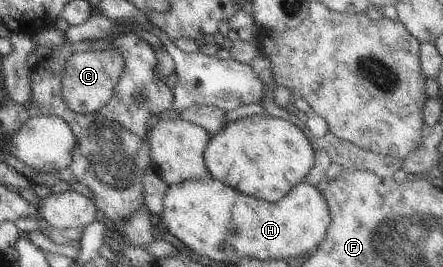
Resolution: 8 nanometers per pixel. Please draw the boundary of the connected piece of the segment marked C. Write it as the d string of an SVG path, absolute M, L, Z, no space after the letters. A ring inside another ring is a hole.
M116 48L74 53L66 61L63 72L63 99L70 110L78 114L96 114L113 97L119 78L123 75L126 60Z

